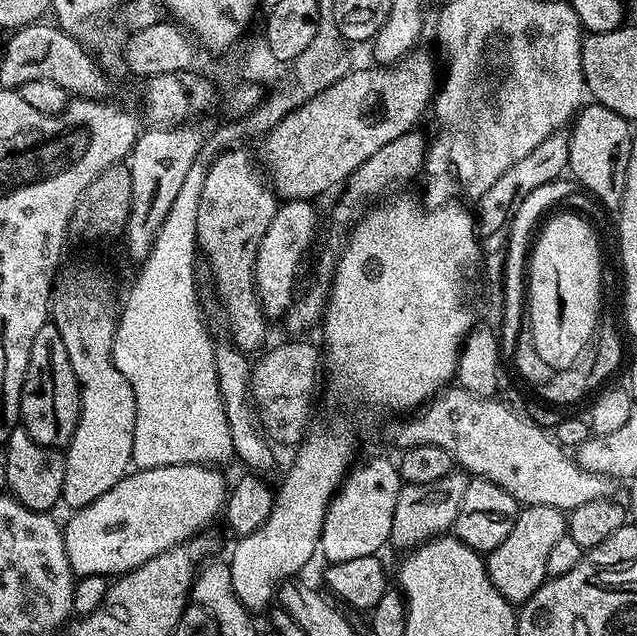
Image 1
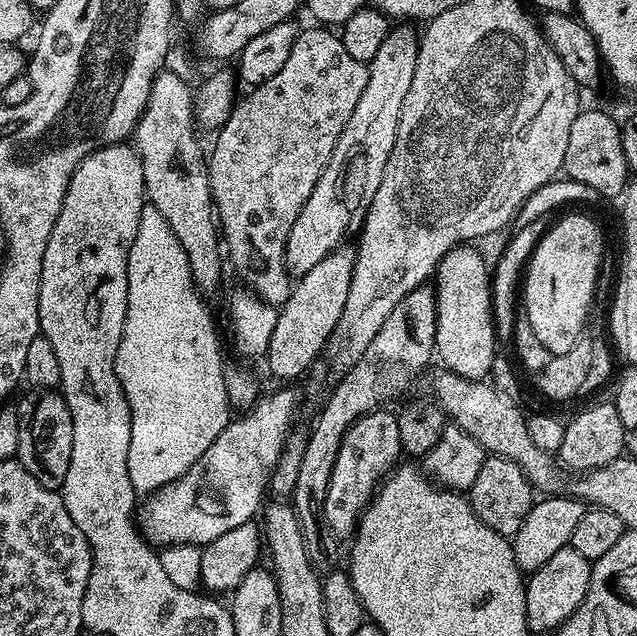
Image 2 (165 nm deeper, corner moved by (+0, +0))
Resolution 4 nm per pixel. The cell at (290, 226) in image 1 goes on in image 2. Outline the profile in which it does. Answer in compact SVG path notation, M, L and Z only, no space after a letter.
M396 26L386 34L386 42L378 49L378 54L369 60L366 90L362 90L362 98L358 98L358 106L354 106L354 114L350 114L350 122L342 130L338 142L334 146L334 154L330 154L330 162L326 170L322 170L322 178L318 178L318 186L314 186L314 194L306 198L306 206L302 206L302 214L290 226L290 234L286 238L284 265L289 276L299 278L305 276L313 266L318 266L326 254L345 243L344 235L354 225L364 223L364 215L372 205L374 194L378 194L378 185L382 183L382 174L386 174L386 162L390 162L390 150L394 150L394 142L398 138L398 118L402 118L402 102L406 102L406 94L410 91L410 82L414 79L416 55L420 49L418 32L412 26Z

